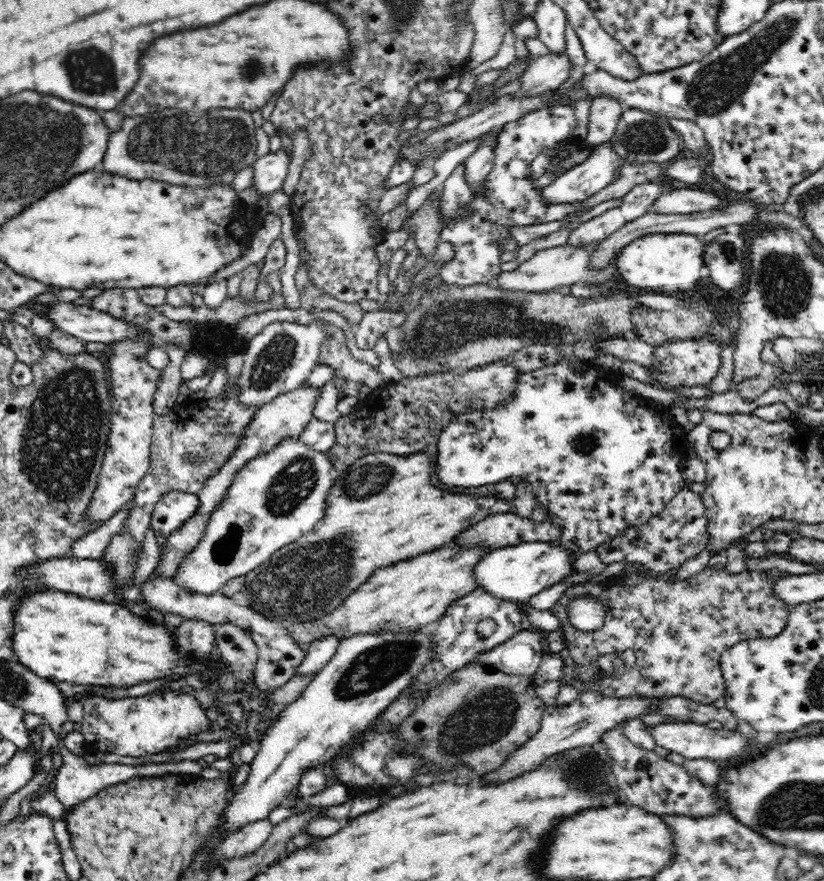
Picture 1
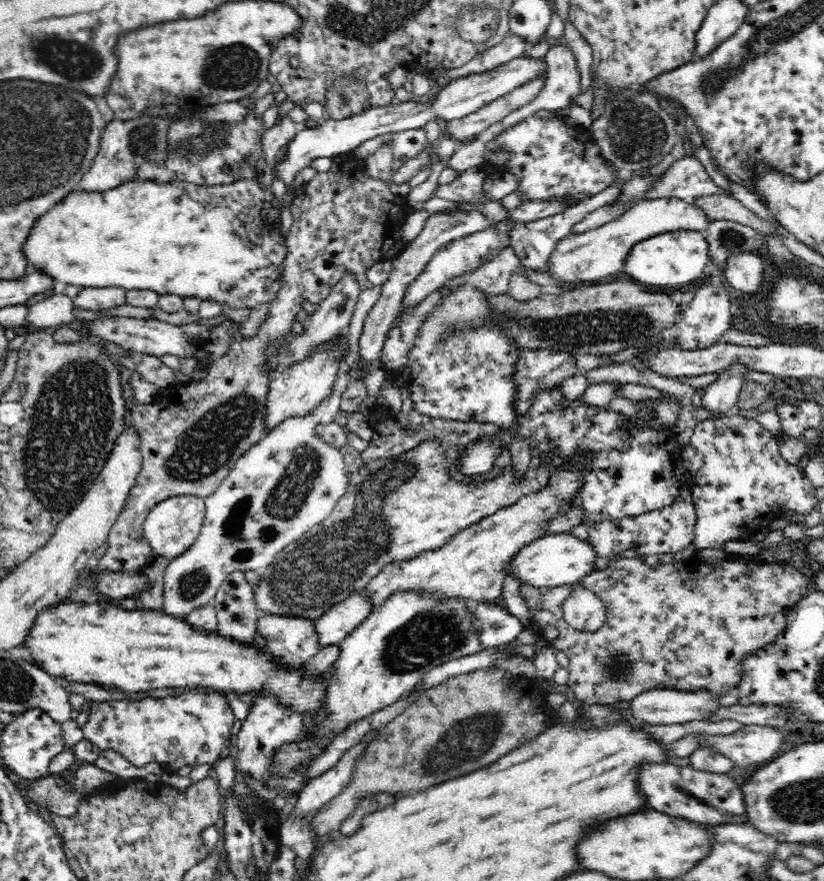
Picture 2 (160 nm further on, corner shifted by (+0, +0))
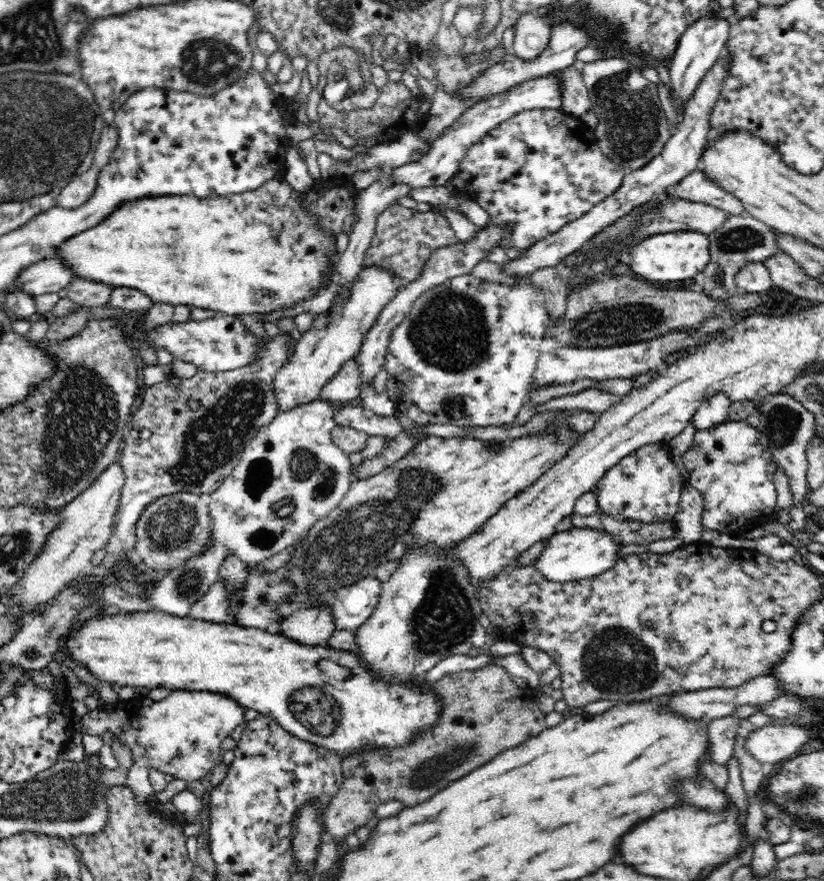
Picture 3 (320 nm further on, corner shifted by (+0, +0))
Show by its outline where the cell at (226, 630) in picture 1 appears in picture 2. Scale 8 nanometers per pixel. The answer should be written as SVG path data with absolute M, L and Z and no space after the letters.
M245 571L231 572L220 586L212 605L217 616L217 632L238 642L255 642L261 611Z

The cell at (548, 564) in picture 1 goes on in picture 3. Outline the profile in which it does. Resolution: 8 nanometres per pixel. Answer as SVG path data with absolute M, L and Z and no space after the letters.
M570 527L562 532L554 533L549 538L546 549L537 557L538 571L542 572L546 579L554 582L568 582L600 576L612 570L618 561L626 558L619 554L621 546L624 544L605 530Z

